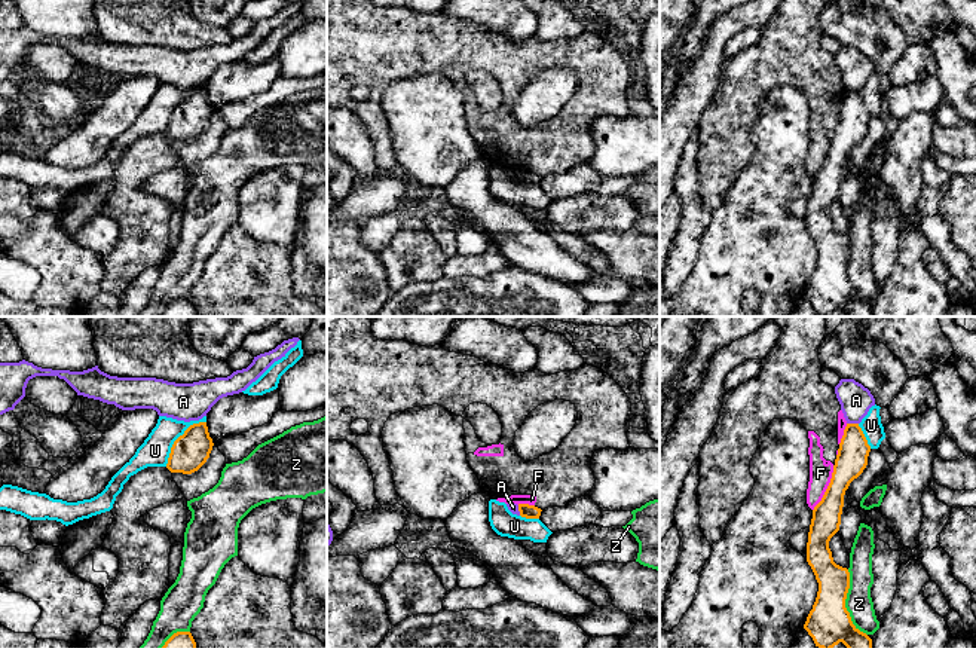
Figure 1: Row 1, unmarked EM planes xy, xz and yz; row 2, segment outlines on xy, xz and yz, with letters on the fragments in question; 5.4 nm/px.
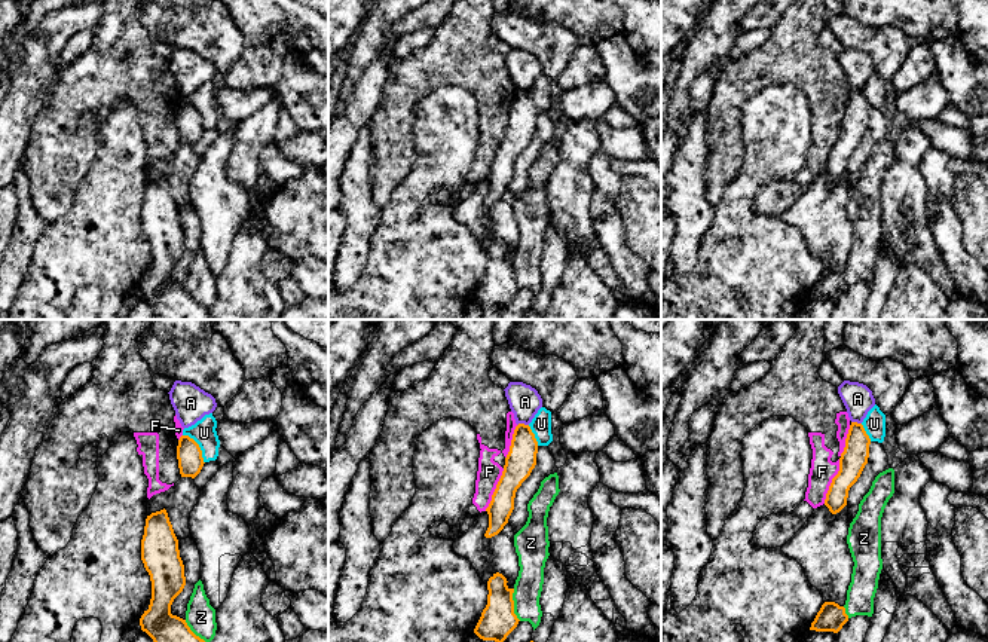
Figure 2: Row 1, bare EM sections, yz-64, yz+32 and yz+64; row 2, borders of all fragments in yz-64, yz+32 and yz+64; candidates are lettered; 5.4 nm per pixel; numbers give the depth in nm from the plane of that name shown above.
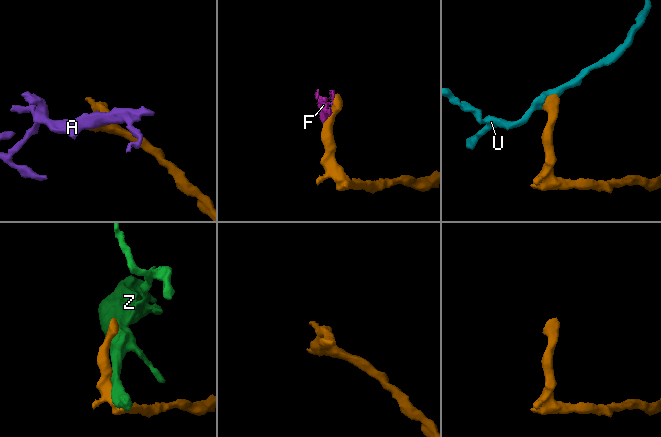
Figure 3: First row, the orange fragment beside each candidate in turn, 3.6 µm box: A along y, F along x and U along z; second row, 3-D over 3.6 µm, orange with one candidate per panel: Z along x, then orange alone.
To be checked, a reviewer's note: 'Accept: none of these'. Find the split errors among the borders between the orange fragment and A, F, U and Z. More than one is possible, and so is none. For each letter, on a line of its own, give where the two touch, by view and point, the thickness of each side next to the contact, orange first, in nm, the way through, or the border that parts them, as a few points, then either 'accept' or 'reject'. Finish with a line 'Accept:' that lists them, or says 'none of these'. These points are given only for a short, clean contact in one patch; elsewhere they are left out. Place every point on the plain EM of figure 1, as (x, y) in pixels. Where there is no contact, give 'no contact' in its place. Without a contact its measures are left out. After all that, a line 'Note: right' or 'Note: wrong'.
A: meets orange in yz at (853, 91); 170 nm thick on the orange side, 170 nm on the other; border along yz (847, 89), (857, 91); reject
F: meets orange in yz at (828, 155); 170 nm thick on the orange side, 130 nm on the other; border along yz (834, 133), (831, 149), (813, 177); reject
U: meets orange in xy at (177, 106); 200 nm thick on the orange side, 160 nm on the other; border along xy (205, 88), (192, 91), (174, 109), (165, 133); reject
Z: meets orange in yz at (844, 271); 240 nm thick on the orange side, 150 nm on the other; reject
Accept: none of these
Note: right

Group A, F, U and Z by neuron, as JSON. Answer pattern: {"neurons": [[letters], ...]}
{"neurons": [["A"], ["F"], ["U"], ["Z"]]}

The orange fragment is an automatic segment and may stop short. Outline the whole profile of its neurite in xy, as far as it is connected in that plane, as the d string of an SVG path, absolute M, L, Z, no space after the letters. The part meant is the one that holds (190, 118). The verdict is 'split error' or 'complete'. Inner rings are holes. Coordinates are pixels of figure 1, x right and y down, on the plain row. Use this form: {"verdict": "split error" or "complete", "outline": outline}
{"verdict": "complete", "outline": "M206 89L193 91L174 108L166 135L171 140L192 141L206 129L212 113Z"}

